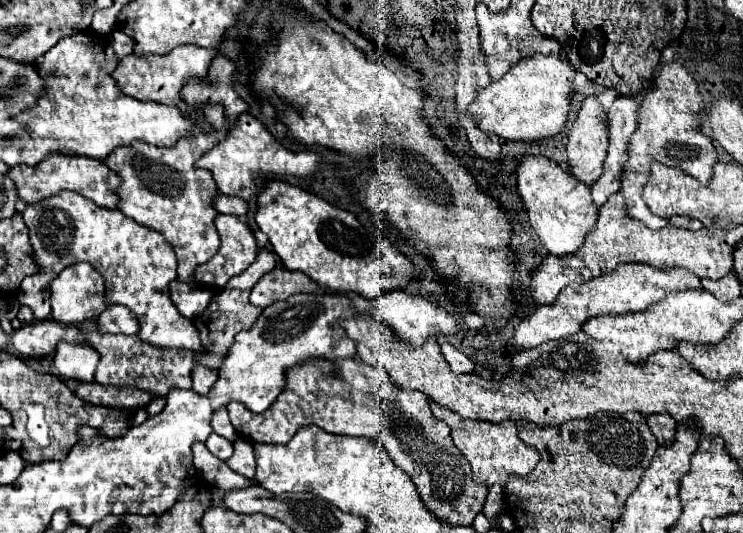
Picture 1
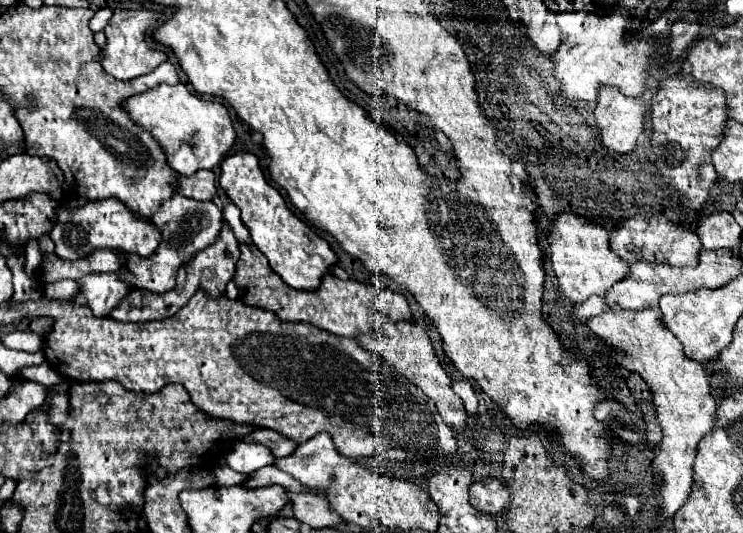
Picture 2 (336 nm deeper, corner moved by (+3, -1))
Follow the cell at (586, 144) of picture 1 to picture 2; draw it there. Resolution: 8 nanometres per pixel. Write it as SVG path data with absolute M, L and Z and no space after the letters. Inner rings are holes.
M602 89L594 109L600 143L616 153L630 153L644 131L646 107L640 99L630 99L618 89Z

